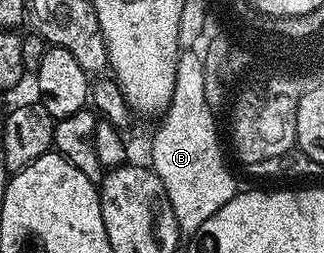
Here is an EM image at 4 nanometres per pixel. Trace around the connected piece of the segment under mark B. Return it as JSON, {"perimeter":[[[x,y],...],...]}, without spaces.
{"perimeter":[[[196,48],[181,49],[178,56],[178,64],[174,72],[174,96],[170,96],[168,109],[164,111],[159,119],[160,127],[156,130],[156,135],[152,138],[152,162],[151,169],[162,180],[166,188],[166,196],[170,200],[170,208],[174,210],[174,220],[181,235],[191,236],[238,193],[236,178],[228,171],[228,166],[224,163],[224,154],[220,151],[220,134],[216,131],[216,118],[212,115],[212,106],[208,103],[208,80],[209,71],[206,69],[206,62],[200,59],[200,54]]]}

